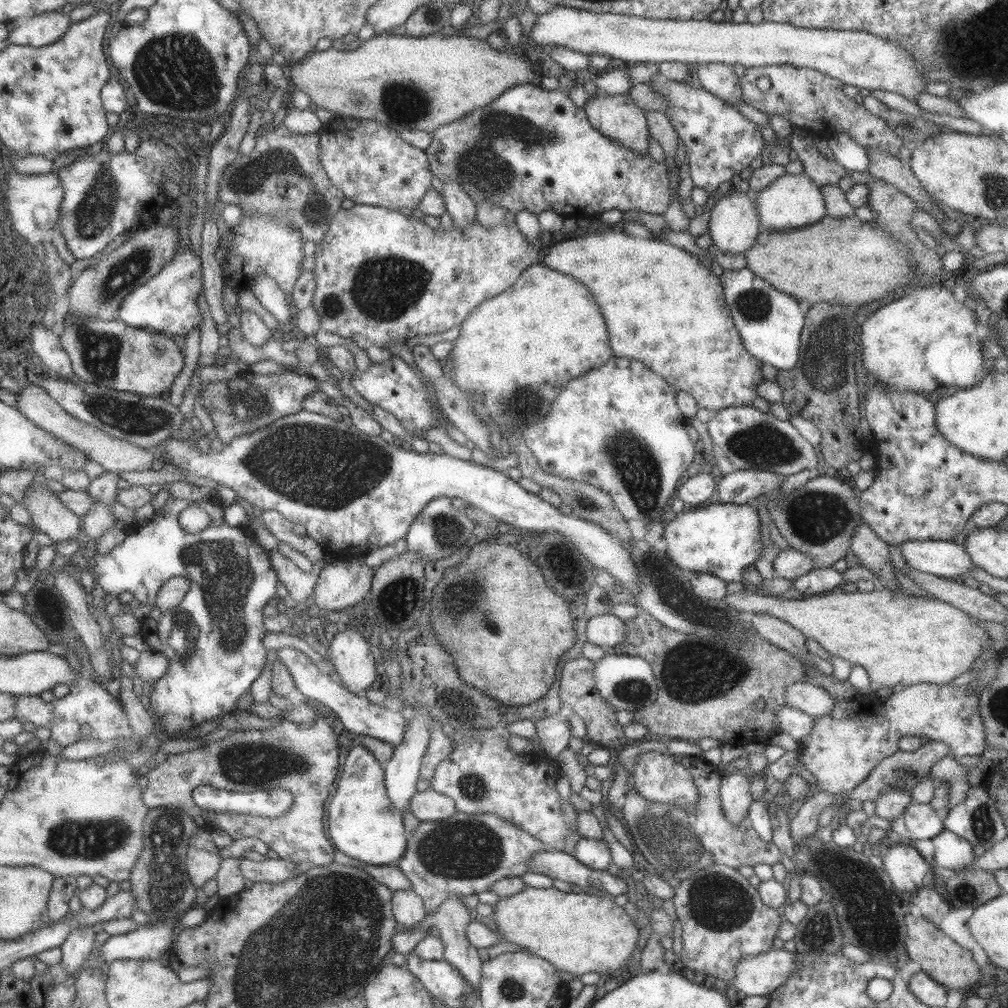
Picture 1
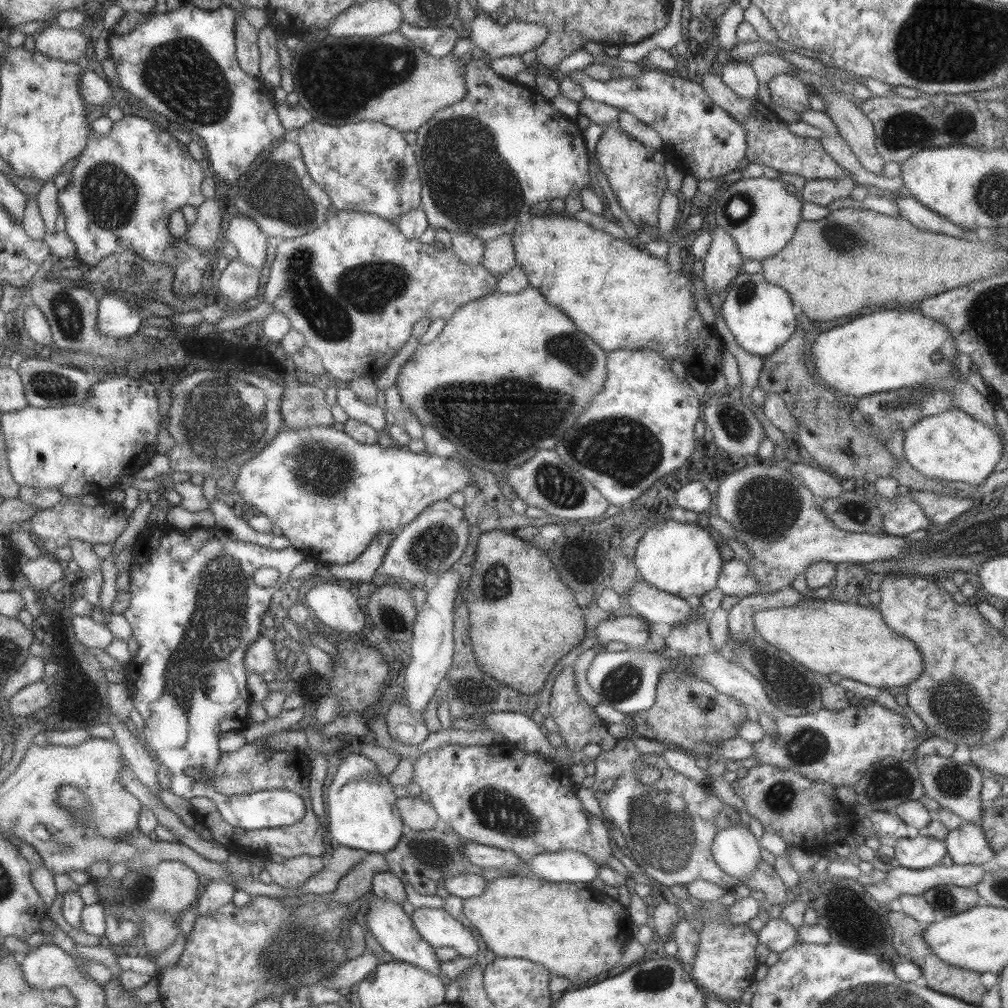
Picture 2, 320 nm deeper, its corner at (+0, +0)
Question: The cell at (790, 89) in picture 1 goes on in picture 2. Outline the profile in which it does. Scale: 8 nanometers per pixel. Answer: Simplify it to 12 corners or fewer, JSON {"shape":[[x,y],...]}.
{"shape":[[776,74],[766,85],[773,106],[810,109],[811,92],[796,76]]}

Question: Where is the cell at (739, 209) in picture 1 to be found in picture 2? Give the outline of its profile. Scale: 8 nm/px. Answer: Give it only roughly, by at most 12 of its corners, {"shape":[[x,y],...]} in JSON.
{"shape":[[718,226],[703,262],[707,294],[727,289],[741,272],[733,239]]}

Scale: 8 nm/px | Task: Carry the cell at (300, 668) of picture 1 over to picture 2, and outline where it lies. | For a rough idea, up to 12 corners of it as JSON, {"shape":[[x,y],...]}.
{"shape":[[269,633],[245,650],[246,675],[276,672],[281,664]]}

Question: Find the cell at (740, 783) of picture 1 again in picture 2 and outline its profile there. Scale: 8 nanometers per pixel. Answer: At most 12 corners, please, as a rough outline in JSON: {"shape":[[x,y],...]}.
{"shape":[[741,822],[717,832],[710,851],[733,878],[749,877],[761,858]]}

